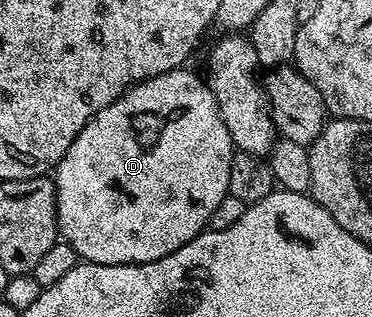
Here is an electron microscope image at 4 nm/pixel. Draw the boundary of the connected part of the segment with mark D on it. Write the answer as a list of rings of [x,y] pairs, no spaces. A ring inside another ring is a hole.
[[[178,68],[160,74],[154,78],[148,78],[145,82],[139,82],[120,94],[107,108],[103,108],[90,120],[75,136],[71,148],[61,157],[55,167],[55,185],[57,187],[57,228],[60,237],[71,248],[75,248],[78,259],[103,264],[104,266],[132,266],[139,262],[159,260],[163,256],[171,256],[183,244],[187,244],[192,238],[197,237],[208,227],[211,212],[219,205],[229,193],[229,181],[231,180],[231,160],[235,153],[235,147],[231,136],[227,132],[227,124],[223,124],[223,116],[217,107],[217,101],[210,90],[208,81],[204,77],[196,78],[189,68]]]

